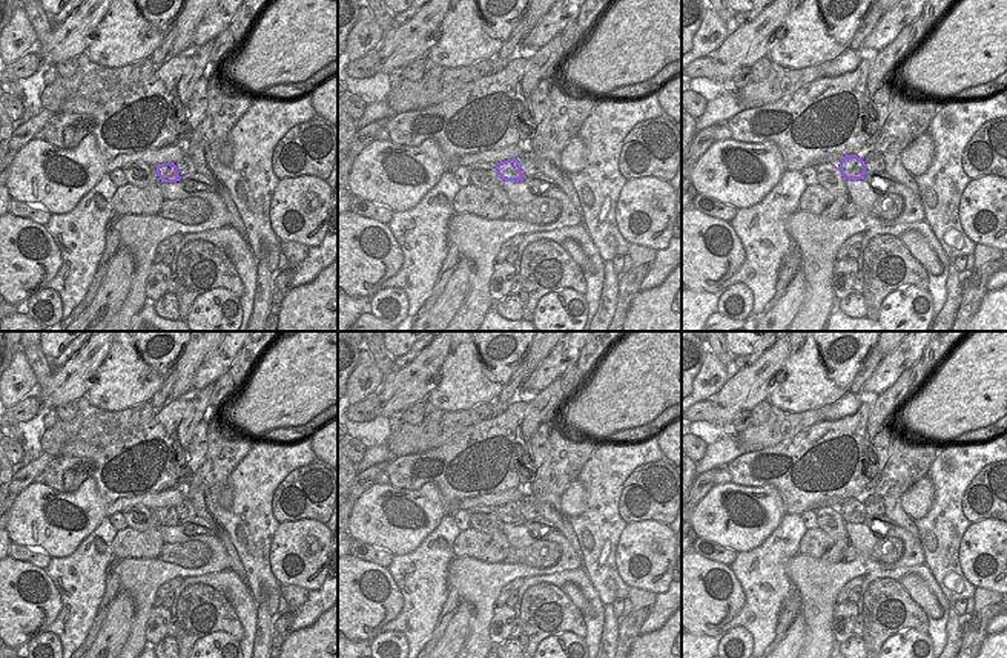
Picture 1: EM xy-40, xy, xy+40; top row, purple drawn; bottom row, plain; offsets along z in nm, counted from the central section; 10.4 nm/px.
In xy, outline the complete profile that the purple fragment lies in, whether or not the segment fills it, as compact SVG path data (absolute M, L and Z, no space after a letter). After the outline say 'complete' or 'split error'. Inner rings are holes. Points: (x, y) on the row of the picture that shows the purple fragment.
M510 158L494 166L500 179L523 181L523 173L519 166L519 160Z | complete

